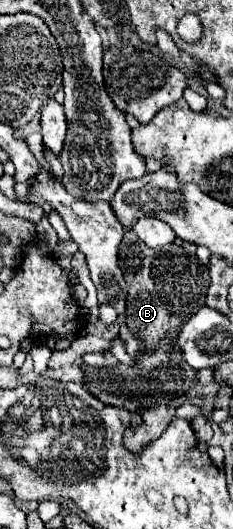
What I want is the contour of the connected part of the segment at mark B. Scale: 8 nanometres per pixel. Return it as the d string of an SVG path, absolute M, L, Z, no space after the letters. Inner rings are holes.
M126 231L124 239L120 243L120 269L124 273L124 279L128 283L128 295L126 295L126 325L132 329L132 335L144 345L142 355L132 357L136 365L114 365L114 367L92 367L84 365L84 389L94 395L98 401L114 407L122 407L126 411L142 411L144 407L158 405L158 403L172 403L180 397L184 397L190 389L194 387L204 387L206 385L206 375L212 373L210 369L194 369L186 365L186 361L180 355L180 349L174 347L174 339L180 333L180 325L186 323L198 309L204 307L206 303L206 291L210 287L210 277L208 277L208 267L200 263L200 259L192 253L186 253L180 245L172 243L160 251L148 249L142 245L138 239L134 239L134 233Z

